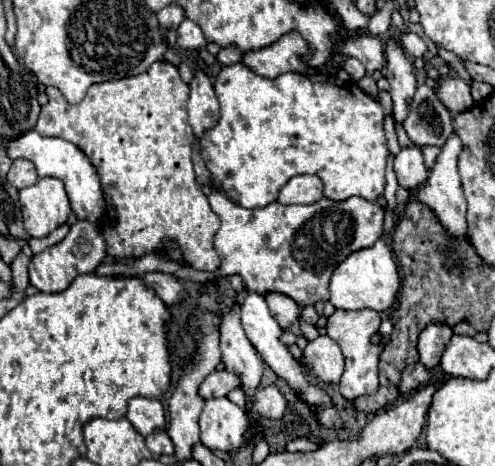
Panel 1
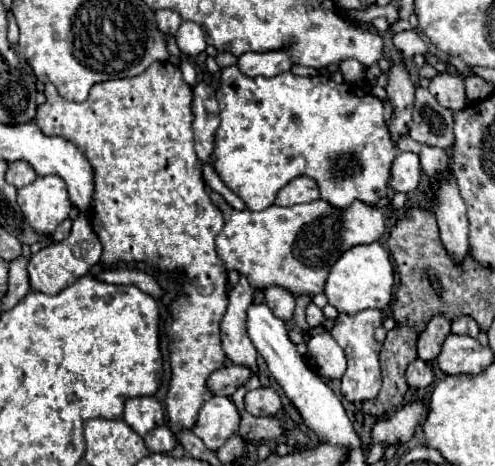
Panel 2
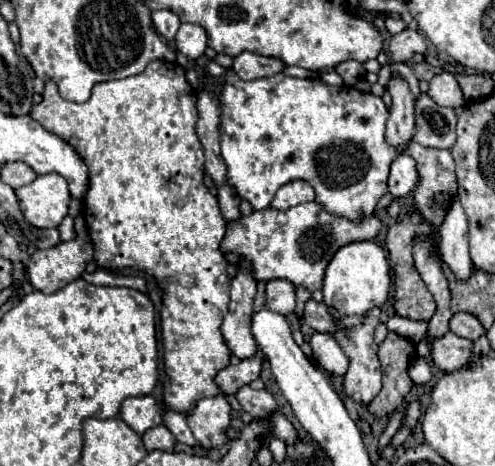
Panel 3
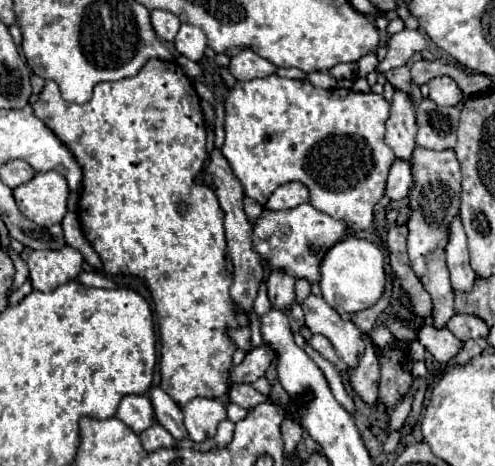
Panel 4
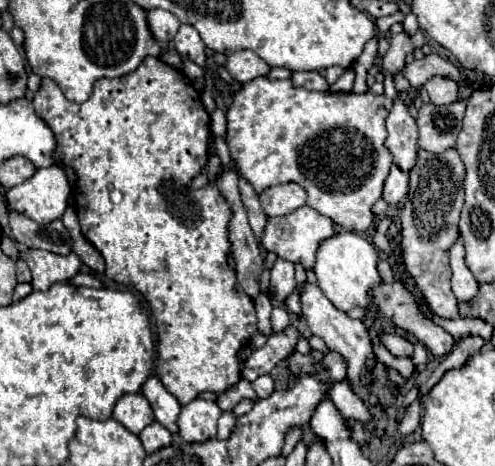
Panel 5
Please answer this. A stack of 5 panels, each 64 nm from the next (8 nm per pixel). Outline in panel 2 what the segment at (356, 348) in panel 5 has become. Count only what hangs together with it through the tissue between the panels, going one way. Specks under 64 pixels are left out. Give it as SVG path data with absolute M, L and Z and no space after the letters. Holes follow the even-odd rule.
M308 304L308 308L306 308L306 322L314 328L314 326L320 326L322 324L322 320L324 320L324 314L322 314L322 310L316 306L316 304Z

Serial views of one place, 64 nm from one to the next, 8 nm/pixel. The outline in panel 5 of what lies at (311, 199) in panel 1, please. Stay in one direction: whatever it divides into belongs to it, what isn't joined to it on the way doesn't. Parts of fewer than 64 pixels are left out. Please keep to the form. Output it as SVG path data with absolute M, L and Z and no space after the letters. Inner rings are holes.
M294 182L272 186L260 194L266 216L284 216L306 204L306 192Z

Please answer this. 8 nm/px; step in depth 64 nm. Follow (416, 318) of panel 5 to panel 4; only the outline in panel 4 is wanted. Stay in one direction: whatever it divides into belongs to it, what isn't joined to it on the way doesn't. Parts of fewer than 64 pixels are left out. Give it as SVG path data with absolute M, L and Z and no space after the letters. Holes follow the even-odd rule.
M422 326L418 330L418 340L440 366L446 366L464 346L464 342L458 340L450 330L436 330L434 326Z

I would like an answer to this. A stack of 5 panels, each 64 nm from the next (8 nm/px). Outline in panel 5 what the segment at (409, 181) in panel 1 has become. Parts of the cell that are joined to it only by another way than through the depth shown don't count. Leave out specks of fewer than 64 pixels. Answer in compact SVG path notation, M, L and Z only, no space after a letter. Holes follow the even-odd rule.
M392 164L390 174L388 174L388 178L386 178L386 184L384 184L384 194L382 194L382 198L384 198L388 204L396 204L396 202L400 202L406 194L408 194L408 172L404 172L404 170L400 170L396 164Z

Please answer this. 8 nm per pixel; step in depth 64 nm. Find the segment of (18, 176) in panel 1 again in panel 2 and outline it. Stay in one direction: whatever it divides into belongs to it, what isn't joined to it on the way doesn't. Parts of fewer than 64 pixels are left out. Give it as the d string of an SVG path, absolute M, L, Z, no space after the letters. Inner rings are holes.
M16 160L16 162L10 162L8 164L8 172L6 172L6 182L16 186L16 188L22 188L26 184L32 184L36 180L36 172L34 168L24 162L24 160Z

